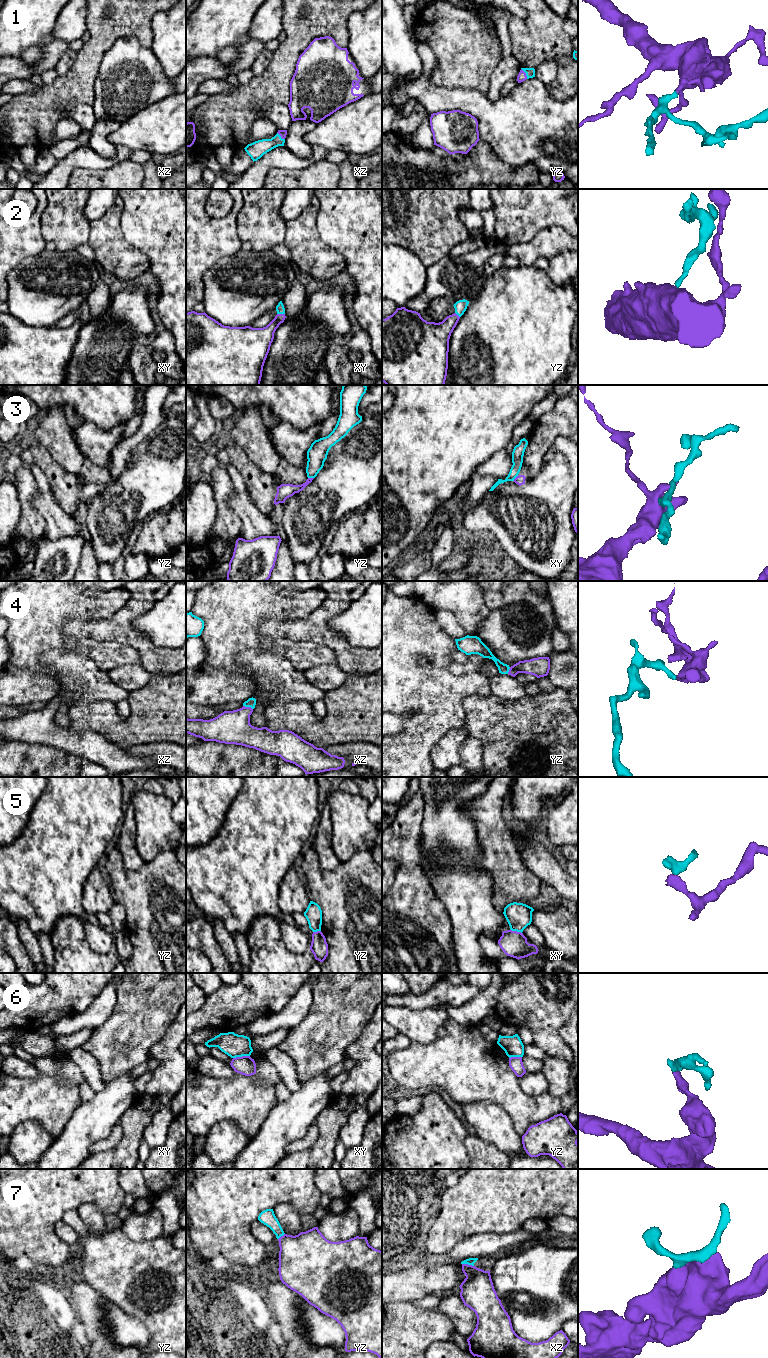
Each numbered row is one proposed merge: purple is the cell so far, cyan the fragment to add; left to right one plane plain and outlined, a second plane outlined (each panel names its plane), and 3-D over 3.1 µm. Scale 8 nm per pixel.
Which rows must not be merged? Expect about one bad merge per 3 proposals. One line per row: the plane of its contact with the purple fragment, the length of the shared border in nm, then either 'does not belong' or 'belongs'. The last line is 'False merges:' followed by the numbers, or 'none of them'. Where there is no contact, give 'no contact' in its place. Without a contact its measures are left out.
1: meets purple in yz; contact 100 nm long; belongs
2: meets purple in xy; contact 60 nm long; belongs
3: meets purple in yz; contact 50 nm long; does not belong
4: meets purple in xz; contact 90 nm long; belongs
5: meets purple in xy; contact 100 nm long; does not belong
6: meets purple in xy; contact 140 nm long; does not belong
7: meets purple in xz; contact 100 nm long; belongs
False merges: 3, 5, 6

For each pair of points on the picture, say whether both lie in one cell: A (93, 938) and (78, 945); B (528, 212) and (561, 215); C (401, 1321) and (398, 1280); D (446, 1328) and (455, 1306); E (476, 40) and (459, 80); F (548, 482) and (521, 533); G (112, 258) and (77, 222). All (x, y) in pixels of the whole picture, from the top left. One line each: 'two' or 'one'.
A: two
B: one
C: two
D: two
E: one
F: one
G: two

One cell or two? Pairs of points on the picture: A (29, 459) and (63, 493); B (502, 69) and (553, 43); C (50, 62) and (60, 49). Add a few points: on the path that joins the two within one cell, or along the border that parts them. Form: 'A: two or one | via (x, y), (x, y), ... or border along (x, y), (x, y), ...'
A: one | via (40, 459), (61, 482)
B: two | border along (511, 38), (512, 54), (521, 67)
C: one | via (50, 59), (57, 52)

